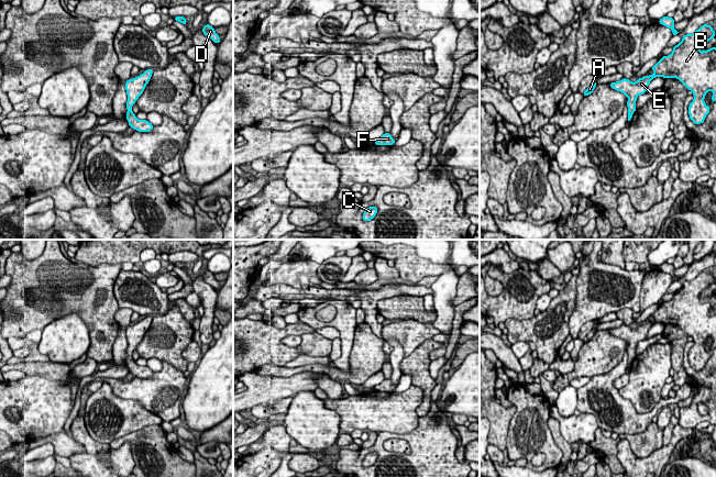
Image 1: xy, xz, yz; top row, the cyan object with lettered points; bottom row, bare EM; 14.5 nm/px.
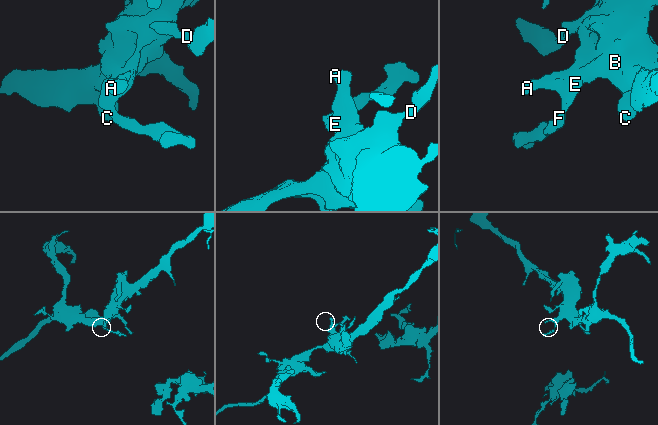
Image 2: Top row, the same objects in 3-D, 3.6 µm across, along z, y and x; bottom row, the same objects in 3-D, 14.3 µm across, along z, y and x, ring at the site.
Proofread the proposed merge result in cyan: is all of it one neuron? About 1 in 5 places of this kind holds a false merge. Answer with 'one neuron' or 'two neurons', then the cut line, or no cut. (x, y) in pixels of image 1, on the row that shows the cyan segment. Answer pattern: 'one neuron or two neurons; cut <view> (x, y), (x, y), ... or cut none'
one neuron; cut none

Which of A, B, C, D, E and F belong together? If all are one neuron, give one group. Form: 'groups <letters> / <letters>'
groups A B C D E F

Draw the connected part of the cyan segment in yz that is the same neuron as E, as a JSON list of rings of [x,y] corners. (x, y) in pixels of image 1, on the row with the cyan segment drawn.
[[[703,24],[693,34],[686,34],[675,45],[673,52],[663,56],[651,68],[653,75],[639,78],[636,82],[623,78],[619,81],[610,82],[609,86],[623,92],[627,98],[628,120],[630,122],[636,109],[636,101],[639,95],[643,95],[650,81],[654,77],[676,78],[687,90],[693,91],[694,100],[690,103],[690,119],[695,124],[704,122],[711,109],[705,104],[704,98],[708,90],[713,91],[712,101],[716,101],[716,47],[701,52],[703,44],[715,37],[712,25]]]

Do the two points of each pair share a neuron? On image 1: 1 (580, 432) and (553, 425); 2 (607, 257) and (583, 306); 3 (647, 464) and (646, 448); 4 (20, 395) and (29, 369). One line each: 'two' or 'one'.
1: two
2: two
3: two
4: two

